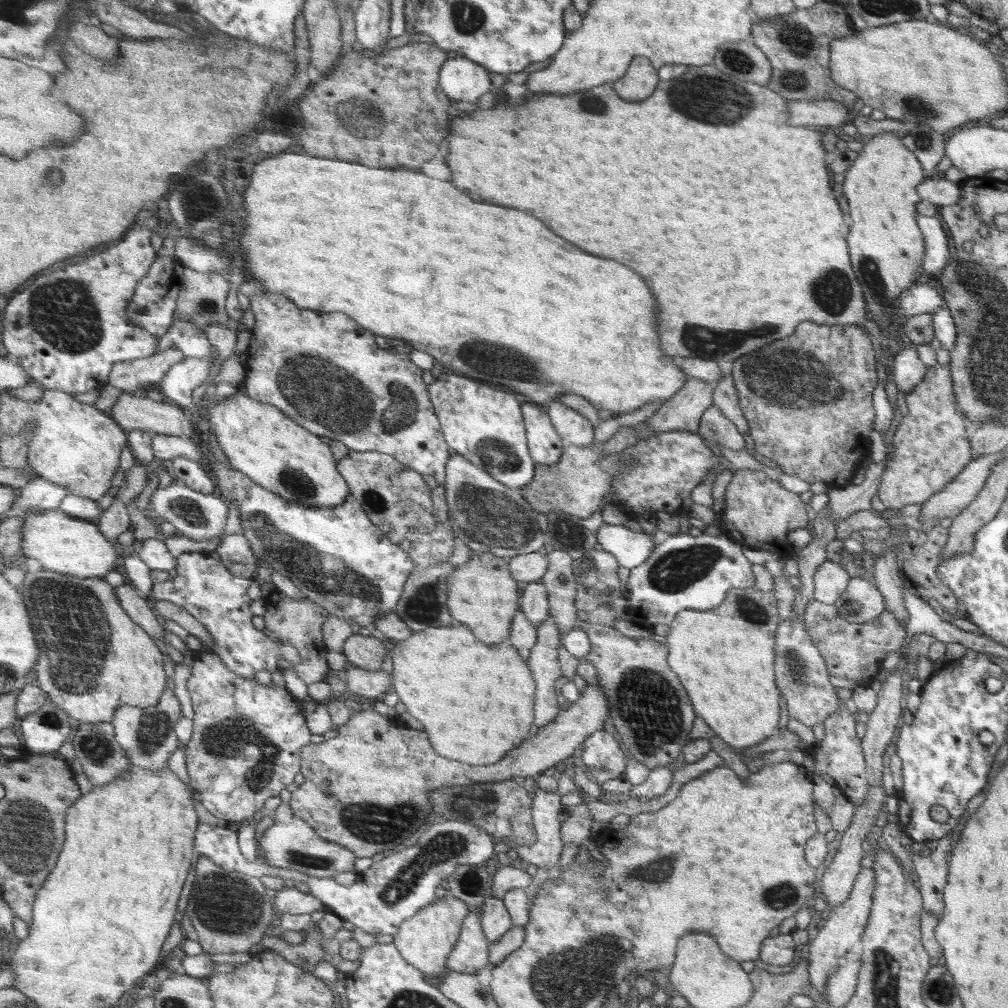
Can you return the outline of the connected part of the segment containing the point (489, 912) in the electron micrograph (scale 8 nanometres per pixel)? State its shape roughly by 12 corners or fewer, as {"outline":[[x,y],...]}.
{"outline":[[488,896],[478,911],[488,942],[512,928],[504,900]]}

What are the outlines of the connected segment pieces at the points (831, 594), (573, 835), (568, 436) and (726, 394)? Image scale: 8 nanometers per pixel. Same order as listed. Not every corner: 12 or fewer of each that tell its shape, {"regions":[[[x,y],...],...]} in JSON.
{"regions":[[[824,562],[813,576],[815,599],[835,604],[848,571]],[[582,795],[582,803],[571,807],[561,824],[563,843],[580,847],[592,838],[593,818]],[[558,400],[546,408],[568,444],[593,442],[594,427],[582,414]],[[731,374],[713,390],[713,405],[742,433],[748,433]]]}

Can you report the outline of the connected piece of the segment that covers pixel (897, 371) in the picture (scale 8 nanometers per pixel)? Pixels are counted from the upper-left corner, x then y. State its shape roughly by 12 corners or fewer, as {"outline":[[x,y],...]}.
{"outline":[[916,347],[894,354],[898,400],[924,378],[927,366]]}

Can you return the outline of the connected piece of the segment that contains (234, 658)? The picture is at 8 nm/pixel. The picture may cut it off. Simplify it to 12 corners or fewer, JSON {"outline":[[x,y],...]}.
{"outline":[[202,552],[152,597],[189,610],[238,676],[301,660],[252,626],[248,587]]}

